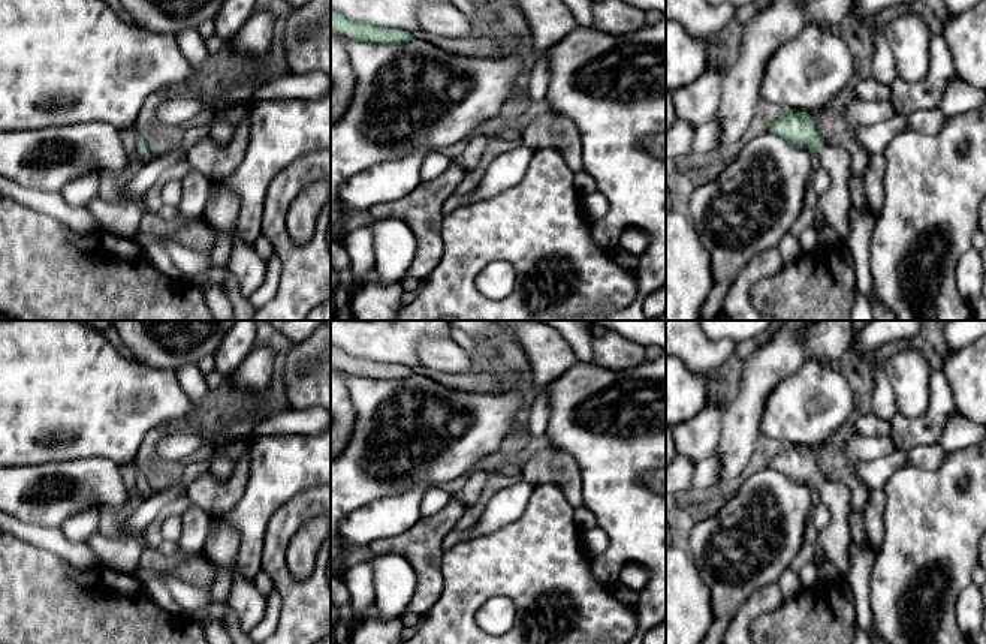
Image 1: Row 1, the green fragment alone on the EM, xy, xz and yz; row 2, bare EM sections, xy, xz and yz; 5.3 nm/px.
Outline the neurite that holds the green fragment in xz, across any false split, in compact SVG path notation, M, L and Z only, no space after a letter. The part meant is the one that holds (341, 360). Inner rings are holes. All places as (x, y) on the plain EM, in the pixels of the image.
M331 344L331 367L371 380L402 380L414 374L411 368L355 356L334 344Z

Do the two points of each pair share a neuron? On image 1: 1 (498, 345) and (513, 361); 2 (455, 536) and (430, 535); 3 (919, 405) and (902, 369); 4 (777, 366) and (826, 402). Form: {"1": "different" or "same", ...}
{"1": "same", "2": "different", "3": "same", "4": "different"}

